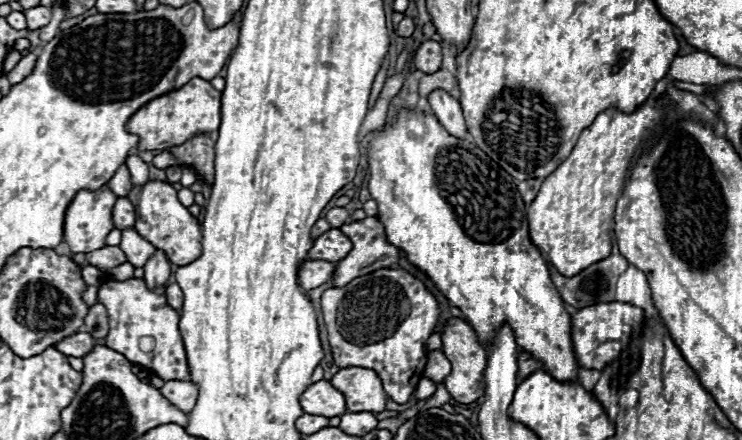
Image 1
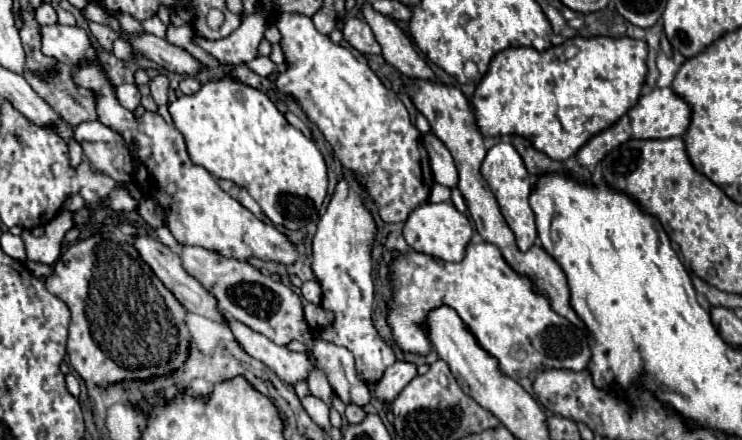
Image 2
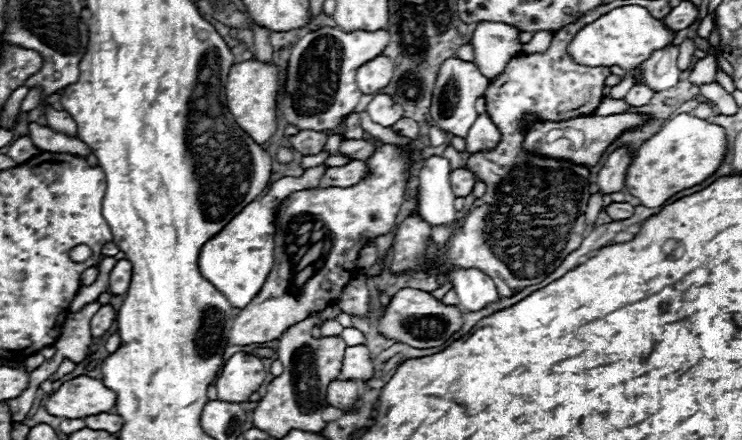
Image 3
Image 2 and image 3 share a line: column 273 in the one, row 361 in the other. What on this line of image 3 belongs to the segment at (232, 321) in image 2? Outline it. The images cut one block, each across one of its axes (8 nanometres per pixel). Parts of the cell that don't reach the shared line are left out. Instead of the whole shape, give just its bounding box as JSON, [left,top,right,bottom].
[340,344,374,380]

